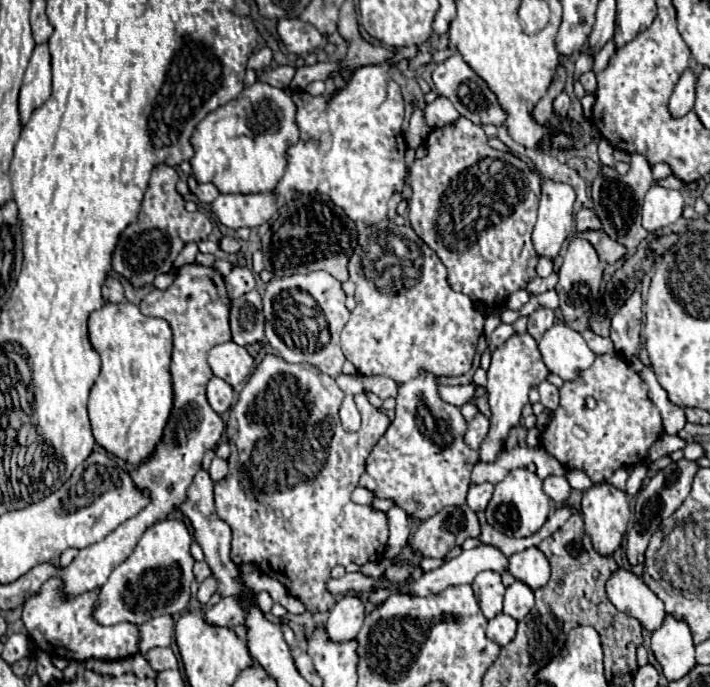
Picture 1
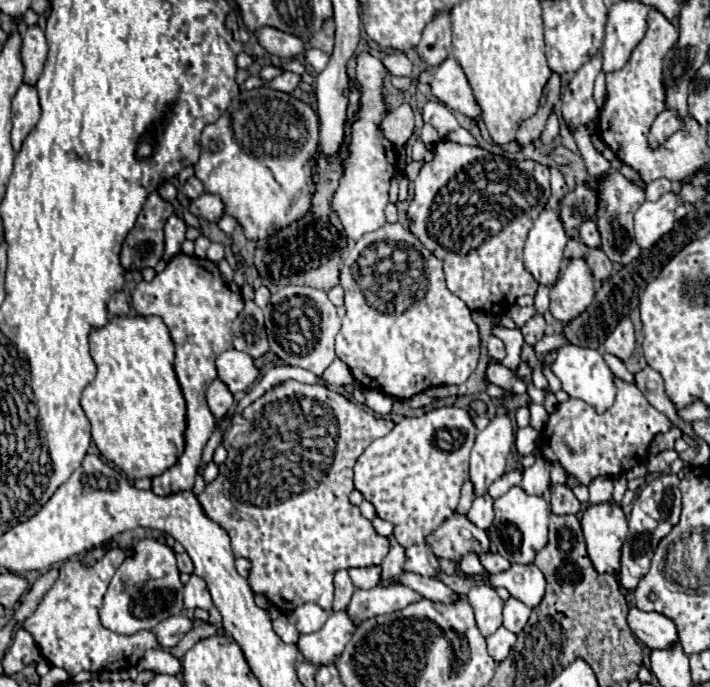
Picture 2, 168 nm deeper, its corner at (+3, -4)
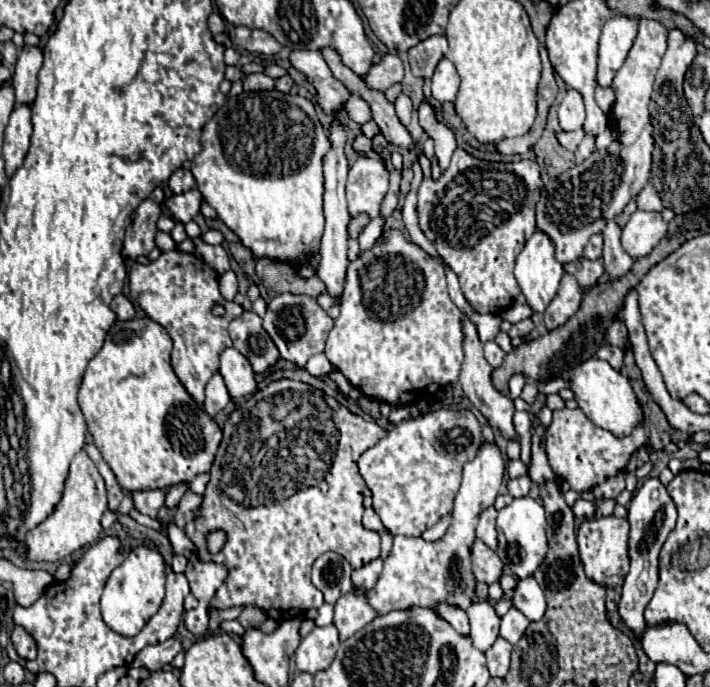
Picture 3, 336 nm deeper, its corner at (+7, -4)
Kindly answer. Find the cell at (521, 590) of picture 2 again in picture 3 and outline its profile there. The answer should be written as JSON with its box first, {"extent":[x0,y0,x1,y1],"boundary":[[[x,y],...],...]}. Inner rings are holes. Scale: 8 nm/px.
{"extent":[512,577,546,621],"boundary":[[[524,577],[516,581],[512,603],[516,609],[520,609],[530,621],[538,621],[544,615],[546,601],[540,585],[534,577]]]}

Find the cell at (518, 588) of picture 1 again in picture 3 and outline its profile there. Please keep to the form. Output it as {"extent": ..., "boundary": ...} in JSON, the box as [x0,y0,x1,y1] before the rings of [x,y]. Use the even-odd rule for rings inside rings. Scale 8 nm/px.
{"extent":[500,607,530,643],"boundary":[[[512,607],[512,609],[502,617],[500,635],[502,635],[506,641],[516,643],[516,641],[522,637],[522,633],[526,631],[528,623],[530,623],[530,621],[528,621],[516,607]]]}

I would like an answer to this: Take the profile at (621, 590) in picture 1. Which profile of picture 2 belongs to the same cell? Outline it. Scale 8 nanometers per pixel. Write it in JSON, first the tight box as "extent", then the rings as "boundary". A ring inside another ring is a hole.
{"extent":[628,607,678,649],"boundary":[[[638,607],[630,609],[628,625],[632,633],[648,647],[648,649],[668,649],[668,645],[678,643],[676,623],[660,613],[646,613]]]}

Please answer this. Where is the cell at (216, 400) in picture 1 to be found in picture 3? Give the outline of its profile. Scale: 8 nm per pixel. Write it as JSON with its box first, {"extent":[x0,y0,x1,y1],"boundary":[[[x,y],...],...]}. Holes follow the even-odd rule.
{"extent":[204,373,230,417],"boundary":[[[216,373],[208,385],[206,385],[206,401],[204,401],[204,409],[210,417],[216,417],[226,405],[230,403],[230,395],[228,389],[224,385],[224,379],[220,377],[220,373]]]}

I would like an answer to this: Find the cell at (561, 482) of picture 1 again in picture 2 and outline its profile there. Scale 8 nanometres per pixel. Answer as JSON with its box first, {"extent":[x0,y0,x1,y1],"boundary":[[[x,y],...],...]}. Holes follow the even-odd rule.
{"extent":[520,457,550,495],"boundary":[[[538,457],[530,469],[522,471],[520,487],[528,495],[542,495],[544,491],[550,489],[550,475],[548,473],[550,473],[550,463],[544,457]]]}

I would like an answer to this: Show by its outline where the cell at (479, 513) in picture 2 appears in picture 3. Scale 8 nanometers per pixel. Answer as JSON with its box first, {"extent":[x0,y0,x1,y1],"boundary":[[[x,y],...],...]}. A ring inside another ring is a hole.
{"extent":[476,507,496,549],"boundary":[[[494,507],[482,509],[476,525],[476,537],[482,539],[490,549],[496,549],[496,509]]]}

